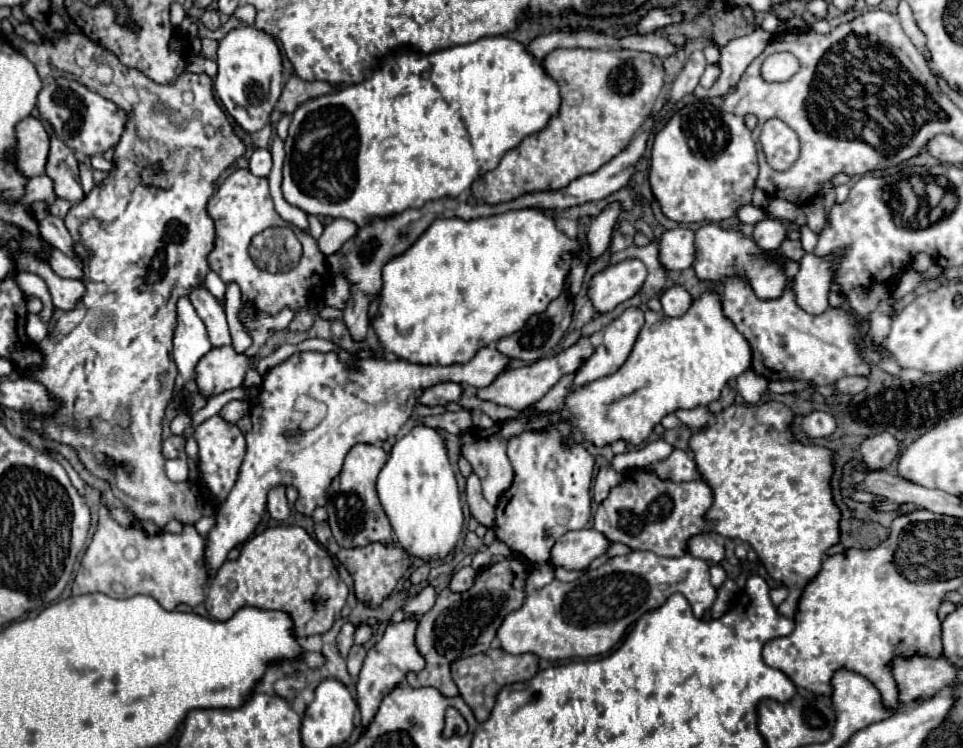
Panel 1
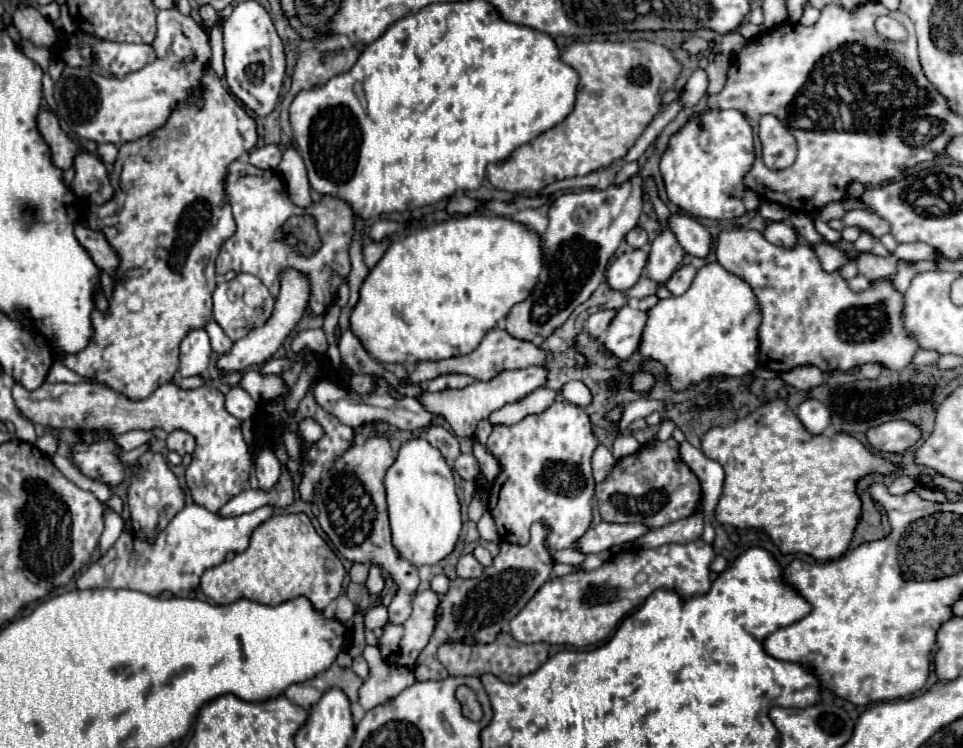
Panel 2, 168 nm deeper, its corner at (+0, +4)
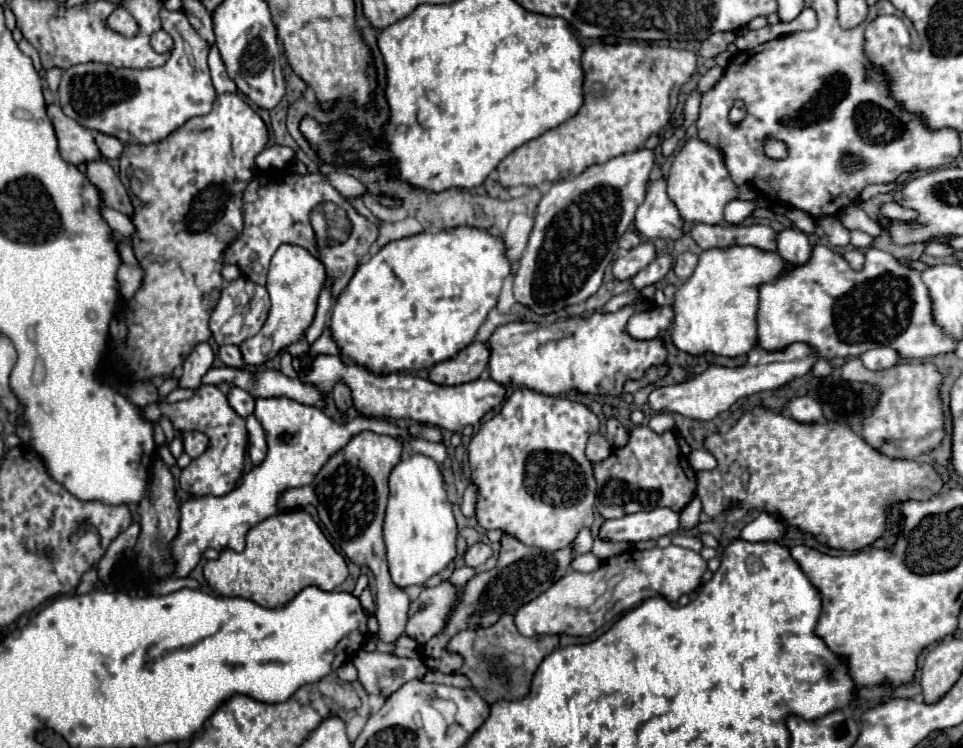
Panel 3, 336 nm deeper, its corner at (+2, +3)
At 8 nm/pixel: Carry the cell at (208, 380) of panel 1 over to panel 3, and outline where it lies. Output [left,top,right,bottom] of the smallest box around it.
[241,244,327,366]

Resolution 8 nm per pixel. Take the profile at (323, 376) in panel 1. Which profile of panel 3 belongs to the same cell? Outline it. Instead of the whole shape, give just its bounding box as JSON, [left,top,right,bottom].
[489,298,667,396]

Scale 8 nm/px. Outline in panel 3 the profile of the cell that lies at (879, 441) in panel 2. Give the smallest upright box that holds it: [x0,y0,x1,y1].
[841,358,945,458]

